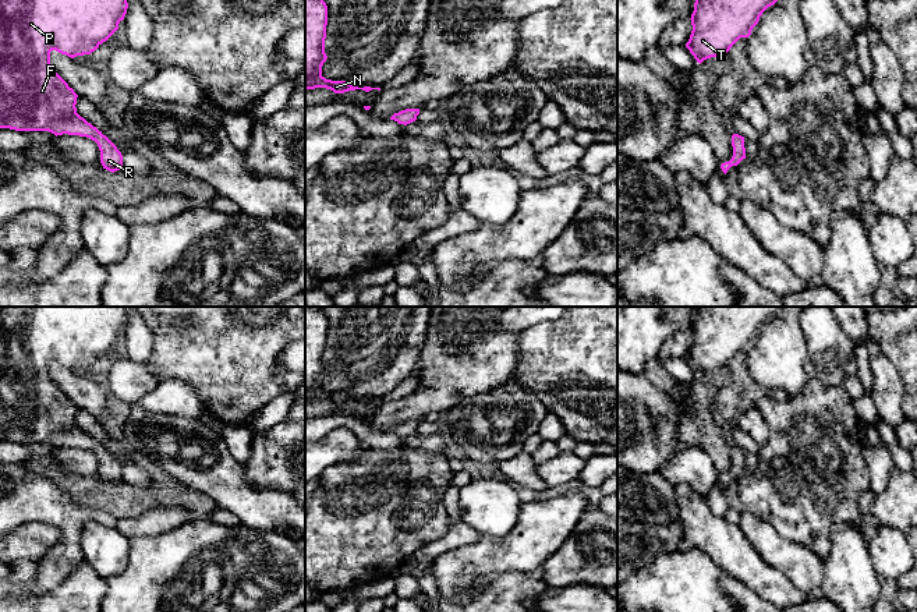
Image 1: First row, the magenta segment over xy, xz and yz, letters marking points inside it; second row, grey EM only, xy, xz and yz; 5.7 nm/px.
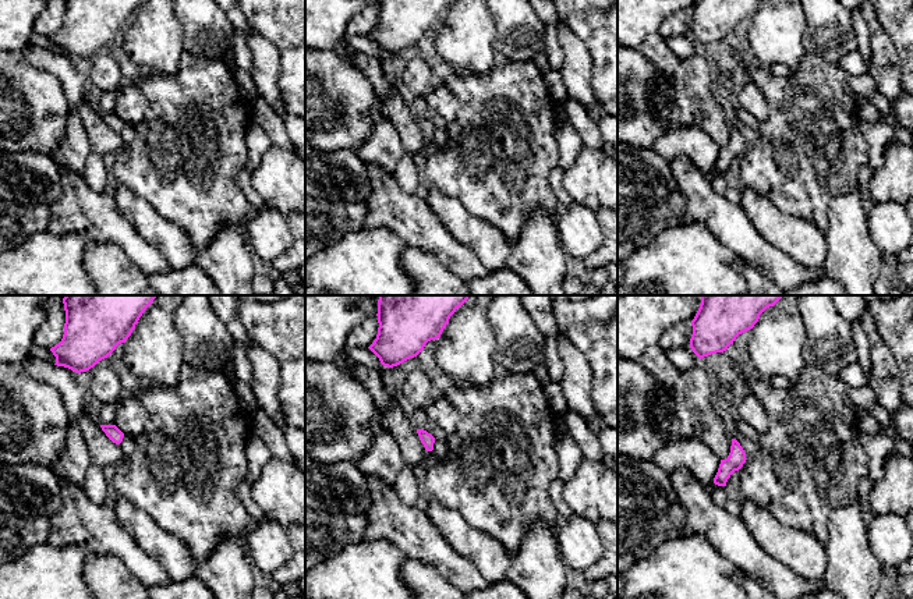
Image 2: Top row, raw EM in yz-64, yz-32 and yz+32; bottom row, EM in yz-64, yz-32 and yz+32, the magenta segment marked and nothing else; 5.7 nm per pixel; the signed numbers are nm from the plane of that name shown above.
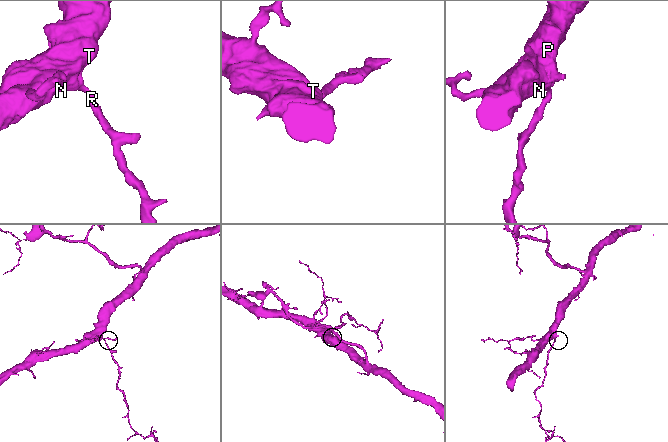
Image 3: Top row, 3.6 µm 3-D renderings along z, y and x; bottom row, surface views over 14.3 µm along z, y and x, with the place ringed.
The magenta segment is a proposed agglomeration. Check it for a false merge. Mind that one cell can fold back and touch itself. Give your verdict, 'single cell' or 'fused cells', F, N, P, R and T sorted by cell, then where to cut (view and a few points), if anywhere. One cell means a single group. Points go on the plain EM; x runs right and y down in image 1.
single cell; groups F N P R T; cut none

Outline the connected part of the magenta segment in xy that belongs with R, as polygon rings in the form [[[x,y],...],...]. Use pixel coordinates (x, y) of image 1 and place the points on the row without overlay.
[[[0,307],[0,441],[86,449],[98,456],[103,481],[111,485],[123,481],[117,459],[77,425],[78,407],[52,379],[50,364],[71,371],[91,367],[118,342],[127,321],[125,307]]]

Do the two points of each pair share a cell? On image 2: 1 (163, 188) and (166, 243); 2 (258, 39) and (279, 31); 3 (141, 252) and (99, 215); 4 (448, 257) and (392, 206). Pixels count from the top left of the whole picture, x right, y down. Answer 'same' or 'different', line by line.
1: different
2: different
3: same
4: same

